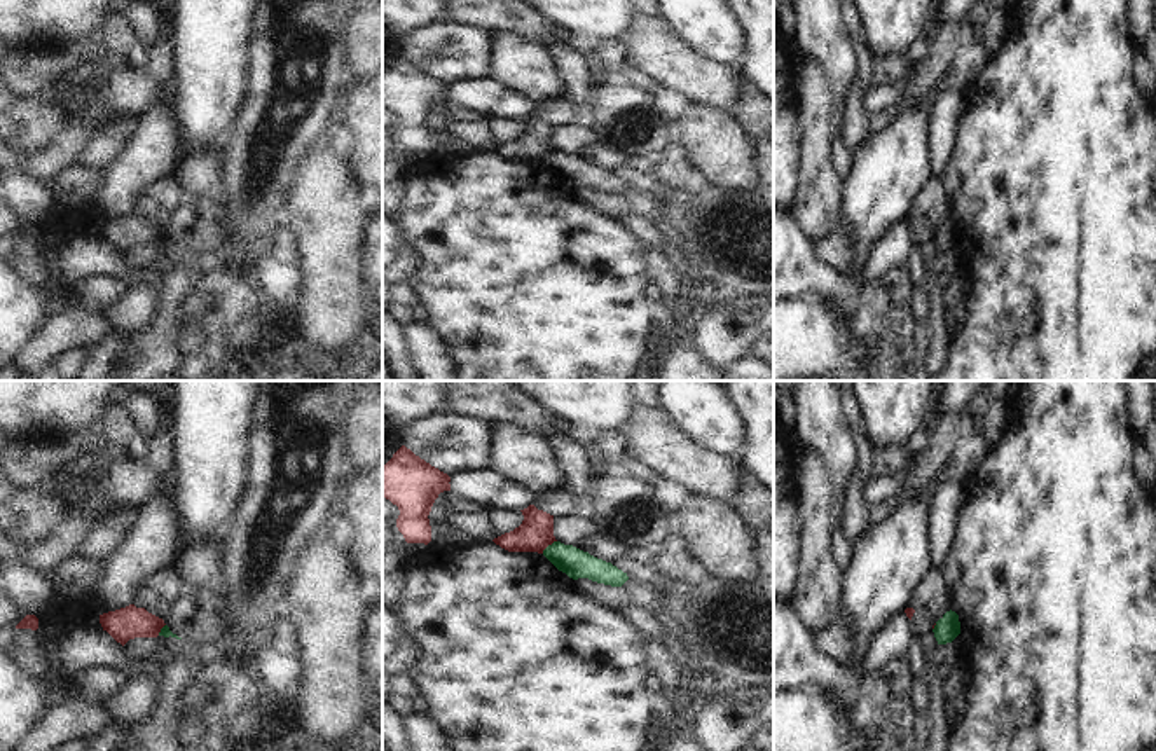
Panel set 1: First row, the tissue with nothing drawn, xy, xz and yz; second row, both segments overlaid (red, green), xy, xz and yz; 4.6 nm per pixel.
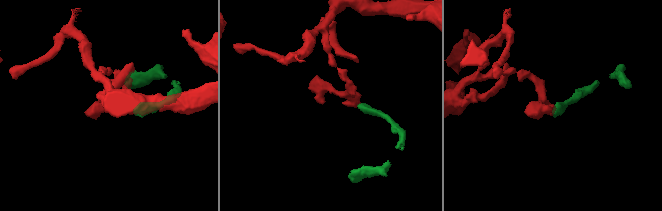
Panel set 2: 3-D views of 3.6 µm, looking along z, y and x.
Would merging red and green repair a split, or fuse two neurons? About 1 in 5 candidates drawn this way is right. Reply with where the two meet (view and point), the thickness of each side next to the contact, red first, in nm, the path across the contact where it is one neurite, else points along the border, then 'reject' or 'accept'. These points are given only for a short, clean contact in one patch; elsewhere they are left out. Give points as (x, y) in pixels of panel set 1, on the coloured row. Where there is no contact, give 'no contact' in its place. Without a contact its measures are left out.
contact xz (549, 544); calibres 160 and 140 nm; border xz (556, 540), (542, 552); reject

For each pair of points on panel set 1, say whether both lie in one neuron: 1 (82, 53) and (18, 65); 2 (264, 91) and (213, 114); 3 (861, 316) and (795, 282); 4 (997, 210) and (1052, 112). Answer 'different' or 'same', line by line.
1: same
2: different
3: same
4: same

